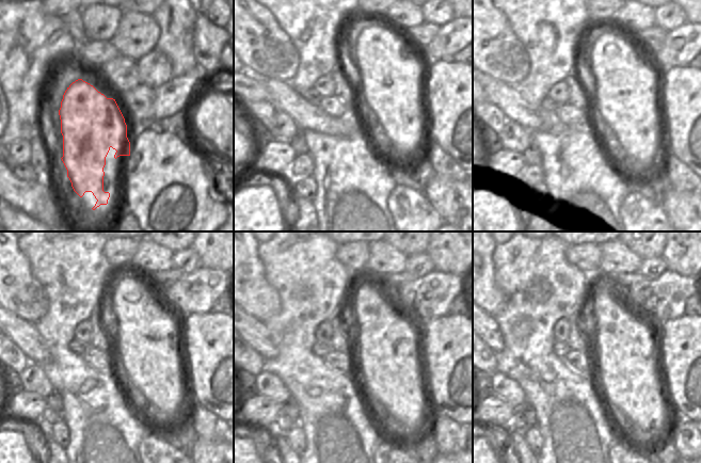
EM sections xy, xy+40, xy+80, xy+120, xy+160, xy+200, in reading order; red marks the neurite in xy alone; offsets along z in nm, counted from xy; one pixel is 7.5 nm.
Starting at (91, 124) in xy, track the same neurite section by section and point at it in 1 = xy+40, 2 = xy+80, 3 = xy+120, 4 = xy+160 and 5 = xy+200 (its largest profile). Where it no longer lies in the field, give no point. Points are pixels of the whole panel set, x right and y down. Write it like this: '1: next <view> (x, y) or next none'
1: next xy+40 (329, 139)
2: next xy+80 (585, 137)
3: next xy+120 (122, 357)
4: next xy+160 (391, 411)
5: next xy+200 (631, 415)

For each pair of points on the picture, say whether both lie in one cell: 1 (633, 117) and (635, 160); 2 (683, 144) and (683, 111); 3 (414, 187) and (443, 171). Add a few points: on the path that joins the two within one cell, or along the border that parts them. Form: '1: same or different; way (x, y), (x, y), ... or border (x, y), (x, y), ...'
1: same; way (622, 128), (622, 143), (626, 149)
2: same; way (683, 136), (683, 120)
3: different; border (425, 159), (430, 163), (434, 174)

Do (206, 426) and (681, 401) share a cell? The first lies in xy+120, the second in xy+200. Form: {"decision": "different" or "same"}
{"decision": "different"}

